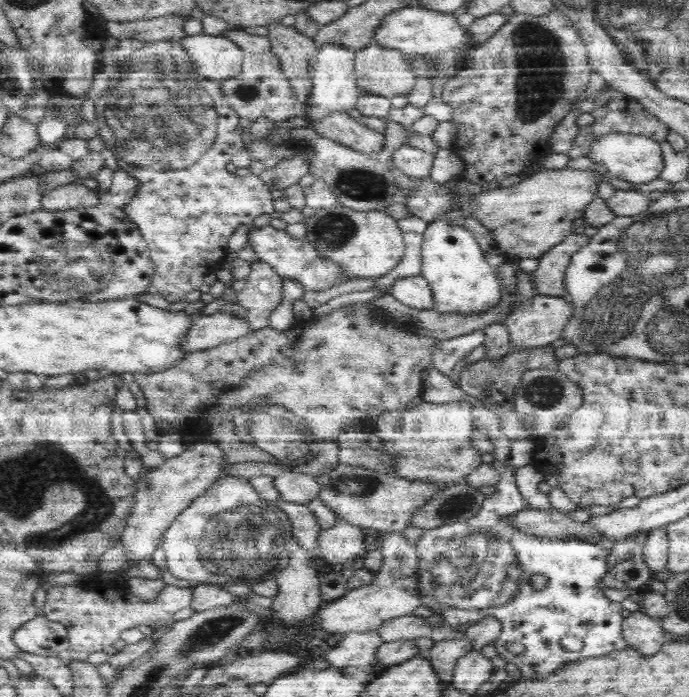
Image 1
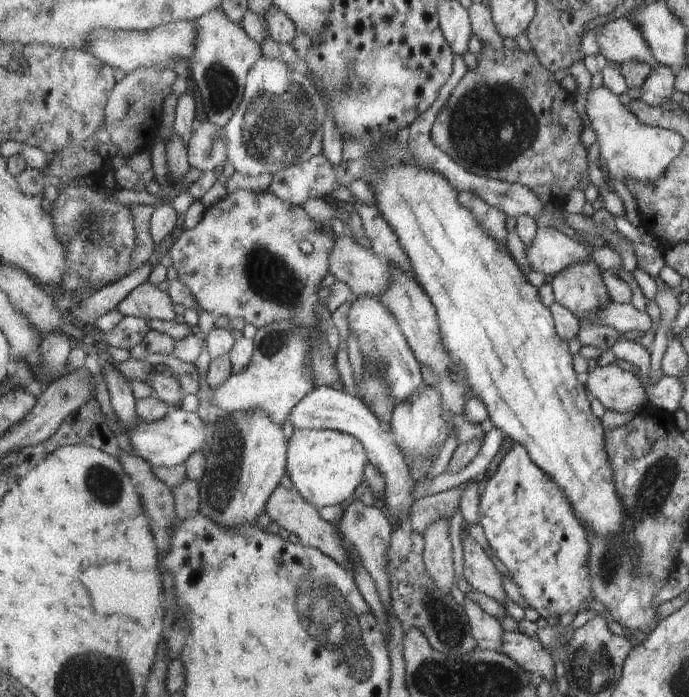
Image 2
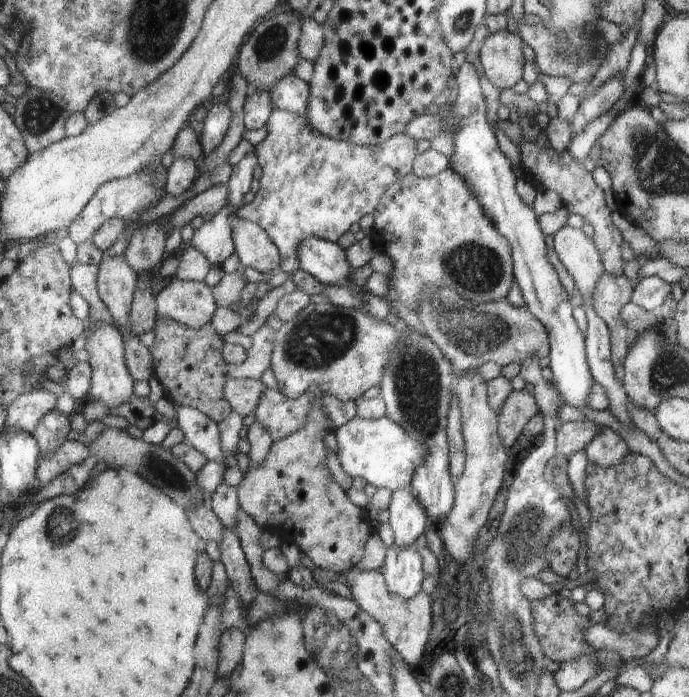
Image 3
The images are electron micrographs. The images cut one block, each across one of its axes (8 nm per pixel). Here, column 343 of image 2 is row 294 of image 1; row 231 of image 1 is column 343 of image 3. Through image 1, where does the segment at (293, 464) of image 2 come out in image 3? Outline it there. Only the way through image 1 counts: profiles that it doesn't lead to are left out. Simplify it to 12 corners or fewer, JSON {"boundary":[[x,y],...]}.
{"boundary":[[390,417],[334,432],[352,479],[392,493],[429,450]]}

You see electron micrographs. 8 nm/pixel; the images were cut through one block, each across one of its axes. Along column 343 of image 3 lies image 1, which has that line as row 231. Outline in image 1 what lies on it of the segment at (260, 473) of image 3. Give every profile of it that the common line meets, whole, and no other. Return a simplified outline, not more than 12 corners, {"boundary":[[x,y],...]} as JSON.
{"boundary":[[550,170],[458,204],[505,254],[539,258],[596,200],[594,171]]}

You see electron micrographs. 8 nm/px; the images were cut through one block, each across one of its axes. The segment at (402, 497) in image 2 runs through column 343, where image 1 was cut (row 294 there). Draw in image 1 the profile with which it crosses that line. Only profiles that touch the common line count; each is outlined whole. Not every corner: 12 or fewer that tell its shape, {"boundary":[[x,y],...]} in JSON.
{"boundary":[[420,274],[395,280],[390,294],[401,303],[433,310],[433,292]]}

